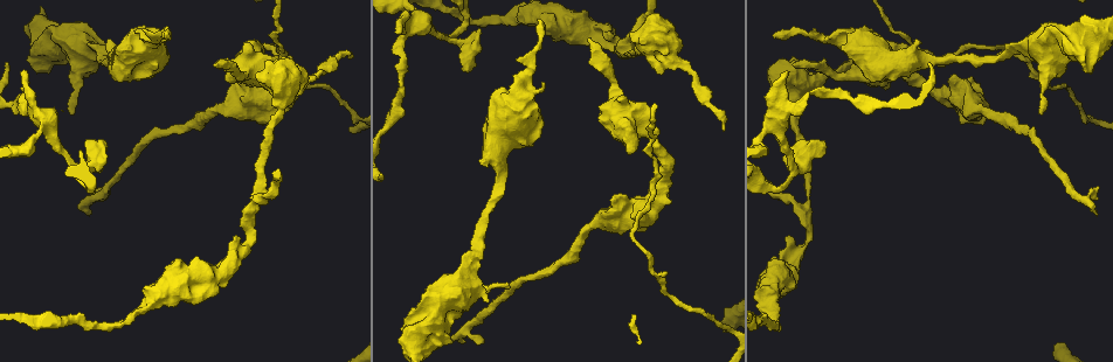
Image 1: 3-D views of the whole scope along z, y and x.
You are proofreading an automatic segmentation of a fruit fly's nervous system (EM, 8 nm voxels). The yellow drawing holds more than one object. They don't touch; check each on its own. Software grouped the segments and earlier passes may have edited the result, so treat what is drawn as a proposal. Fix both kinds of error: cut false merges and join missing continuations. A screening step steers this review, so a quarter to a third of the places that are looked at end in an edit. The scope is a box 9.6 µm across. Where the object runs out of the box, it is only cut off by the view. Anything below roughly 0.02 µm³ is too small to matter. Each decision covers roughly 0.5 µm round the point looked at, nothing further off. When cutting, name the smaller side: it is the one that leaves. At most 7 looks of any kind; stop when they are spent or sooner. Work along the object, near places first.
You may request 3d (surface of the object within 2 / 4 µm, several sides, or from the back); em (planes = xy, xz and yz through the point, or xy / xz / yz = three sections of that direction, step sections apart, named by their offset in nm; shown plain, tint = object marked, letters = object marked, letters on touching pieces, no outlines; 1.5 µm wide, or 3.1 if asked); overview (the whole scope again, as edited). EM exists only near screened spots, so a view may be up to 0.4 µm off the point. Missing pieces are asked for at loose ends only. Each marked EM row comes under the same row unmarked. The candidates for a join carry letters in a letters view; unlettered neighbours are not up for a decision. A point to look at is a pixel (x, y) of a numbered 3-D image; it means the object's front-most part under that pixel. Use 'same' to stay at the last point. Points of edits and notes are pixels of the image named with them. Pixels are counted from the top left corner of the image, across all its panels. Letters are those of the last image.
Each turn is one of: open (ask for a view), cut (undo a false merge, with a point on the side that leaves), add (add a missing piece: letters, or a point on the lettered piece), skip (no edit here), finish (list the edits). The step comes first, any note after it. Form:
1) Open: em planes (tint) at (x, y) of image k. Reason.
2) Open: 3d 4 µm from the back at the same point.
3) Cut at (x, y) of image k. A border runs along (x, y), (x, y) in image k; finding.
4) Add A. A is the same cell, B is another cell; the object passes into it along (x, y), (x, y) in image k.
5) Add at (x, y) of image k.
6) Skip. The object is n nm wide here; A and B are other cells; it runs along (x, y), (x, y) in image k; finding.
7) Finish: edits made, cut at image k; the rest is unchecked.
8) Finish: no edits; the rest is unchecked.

Open: 3d 4 µm at (255, 208) of image 1. Three arms meet.

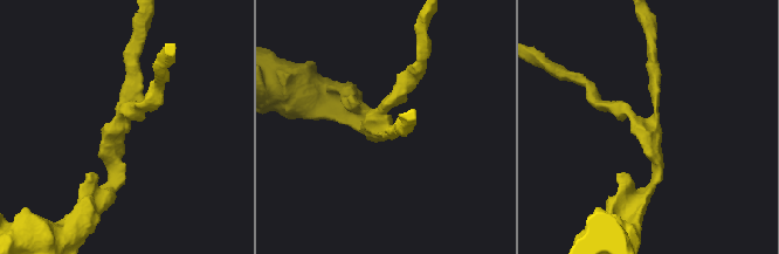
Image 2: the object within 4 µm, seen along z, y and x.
Open: em xz step 4 (tint) at (386, 127) of image 2. 3 arms meet here; the arms are 190, 190, 200 nm wide.

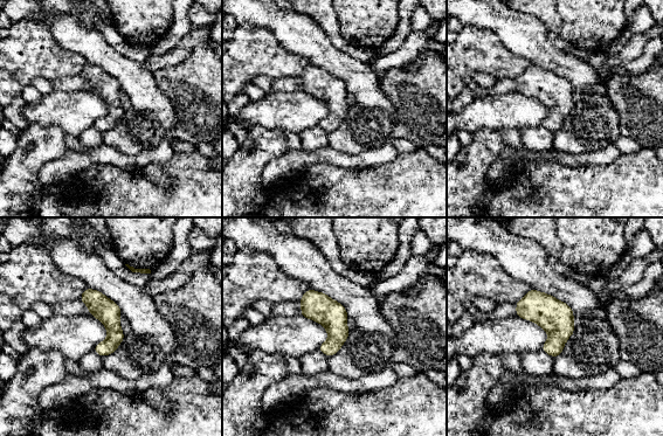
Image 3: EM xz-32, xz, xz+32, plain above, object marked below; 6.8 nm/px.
Open: em planes (letters) at the same point. Cut it another way.

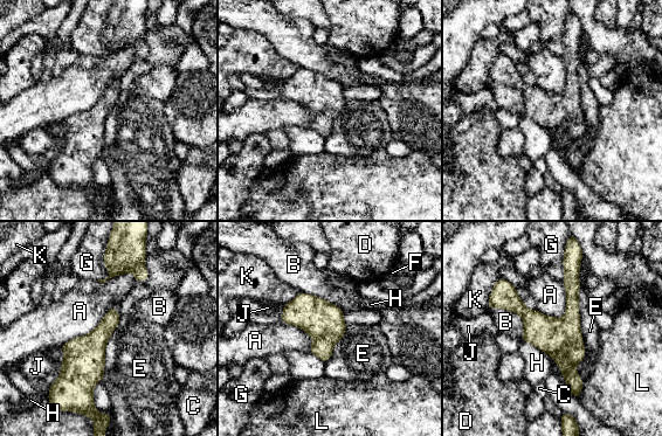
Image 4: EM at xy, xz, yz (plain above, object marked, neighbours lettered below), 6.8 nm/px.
Skip. The longest contact is with E, 650 nm; A, B, C, D, E, F, G, H, J, K and L are other cells; one cell here.

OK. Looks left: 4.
Open: 3d 4 µm at (587, 40) of image 1. Free end.

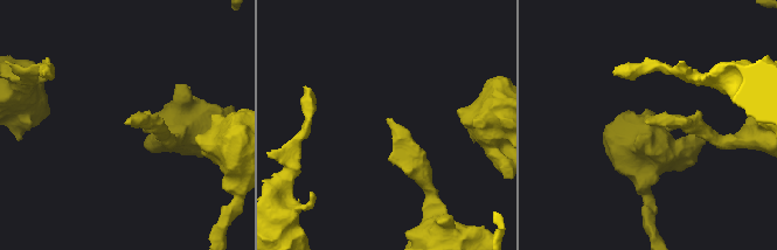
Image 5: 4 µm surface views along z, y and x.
Open: em xz step 4 (tint) at (125, 124) of image 5. Need the tissue.

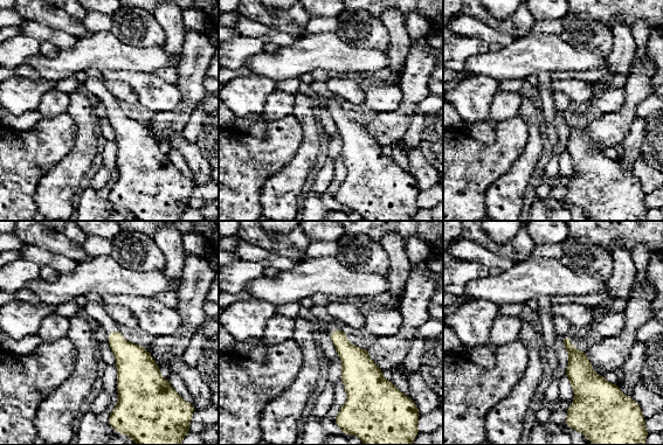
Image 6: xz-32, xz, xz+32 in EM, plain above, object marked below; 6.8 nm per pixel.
Open: em xz step 4 (letters) at the same point. See the neighbours.

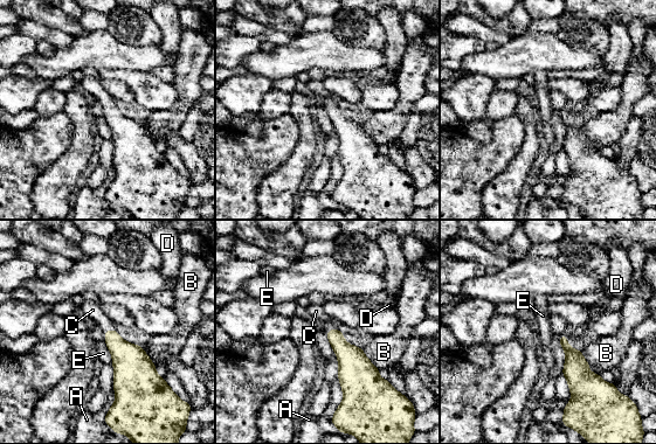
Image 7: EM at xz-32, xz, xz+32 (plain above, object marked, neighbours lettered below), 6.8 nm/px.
Add C. C is the same cell, A, B, D and E are other cells; the object passes into it along (130, 361), (110, 331), (92, 310) in image 7; the cell continues.

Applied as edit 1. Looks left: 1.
Open: em planes (letters) at (542, 83) of image 1. Free end.

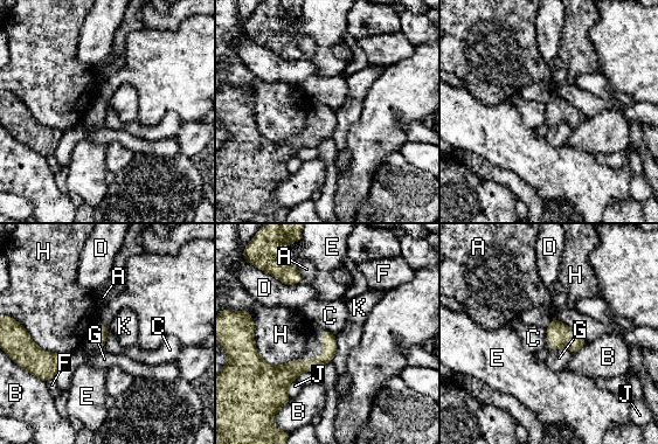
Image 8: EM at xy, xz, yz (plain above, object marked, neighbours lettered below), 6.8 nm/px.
Skip. A, B, C, D, E, F, G, H, J and K are other cells; a border runs along (109, 330), (103, 348) in image 8; none of them fits.

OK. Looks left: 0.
Finish: edits made, add at image 7; the rest is unchecked.

